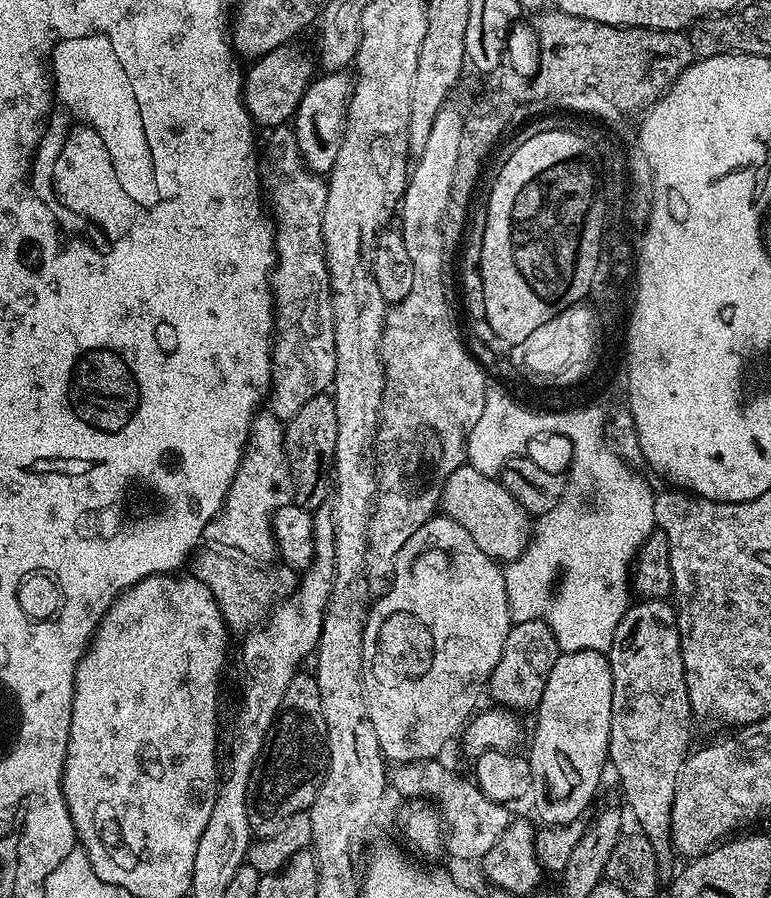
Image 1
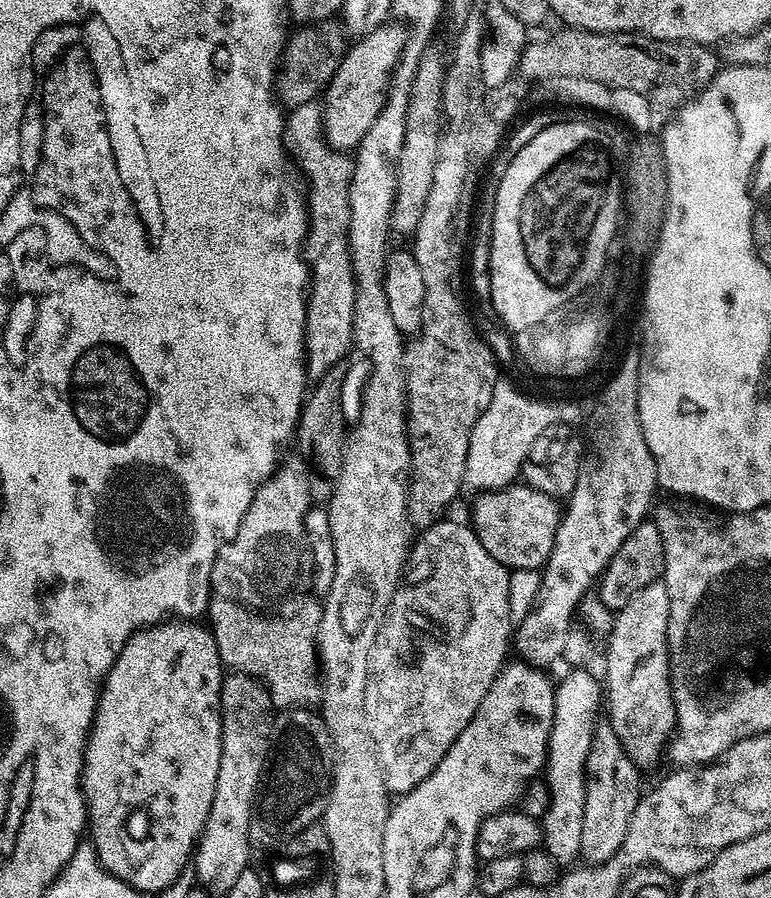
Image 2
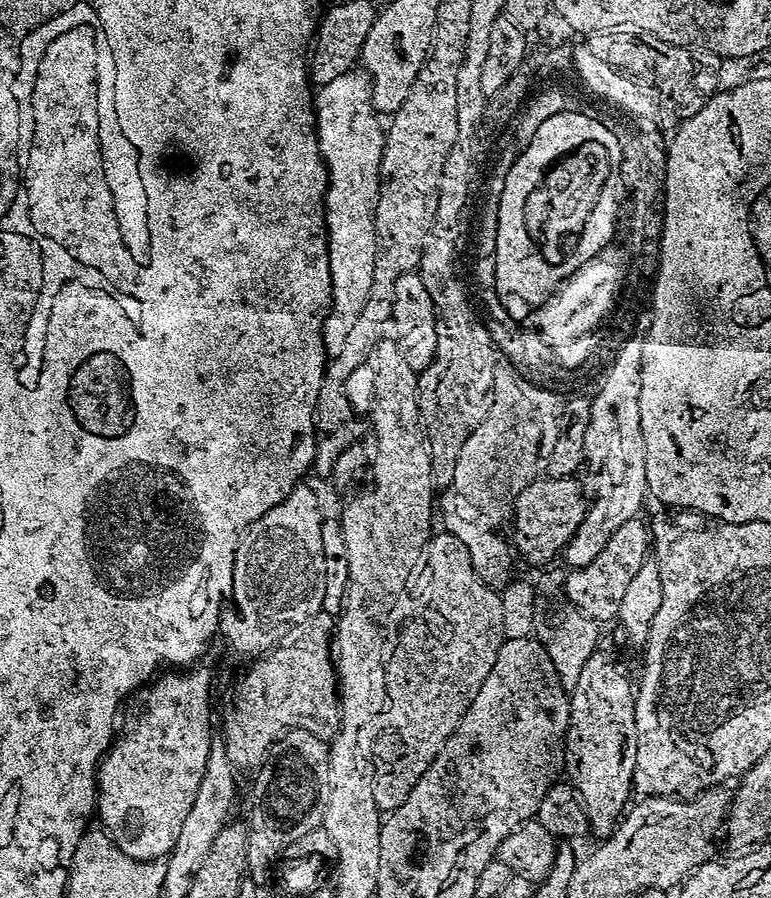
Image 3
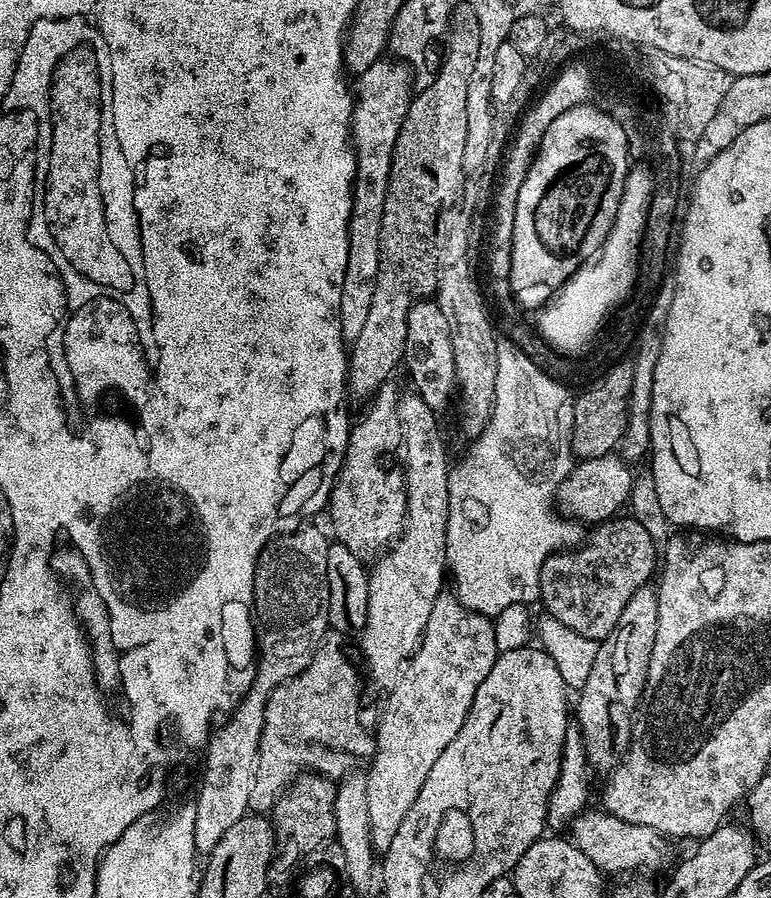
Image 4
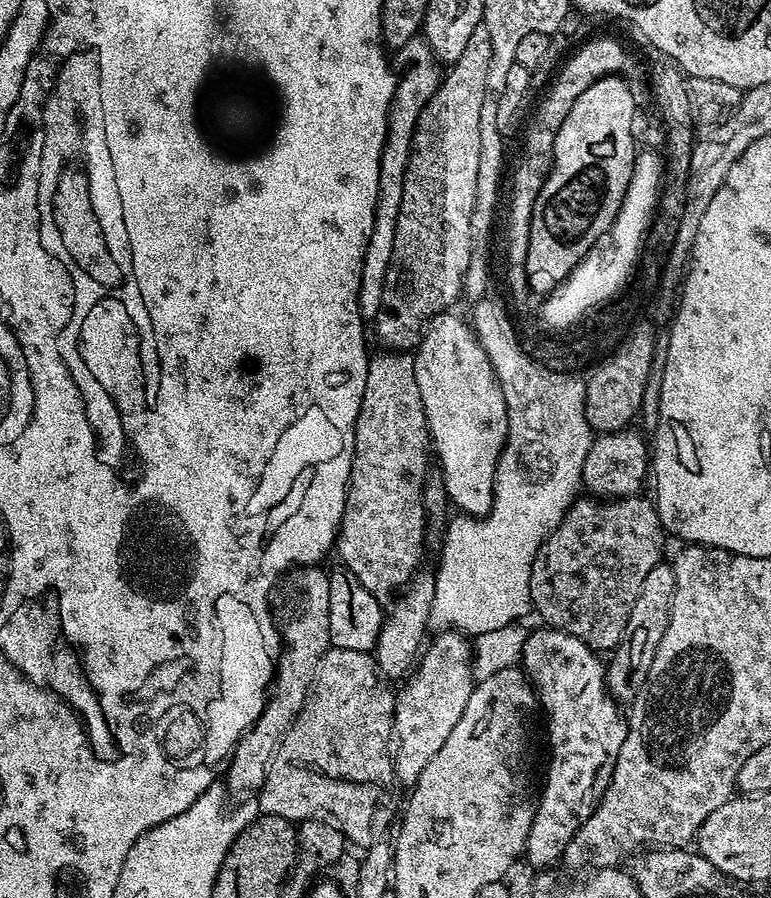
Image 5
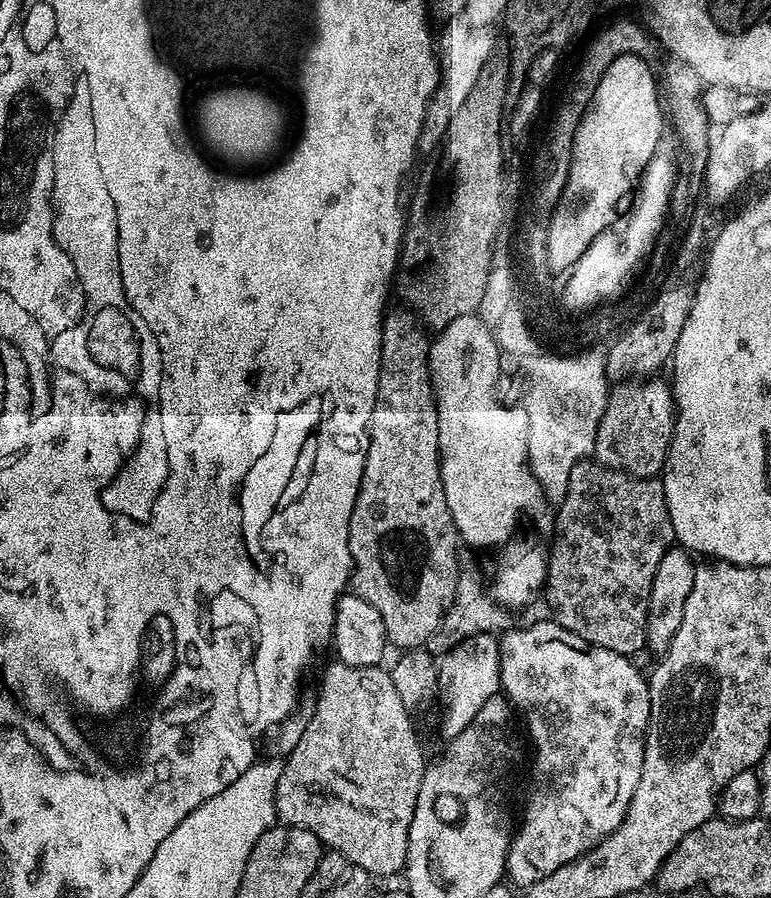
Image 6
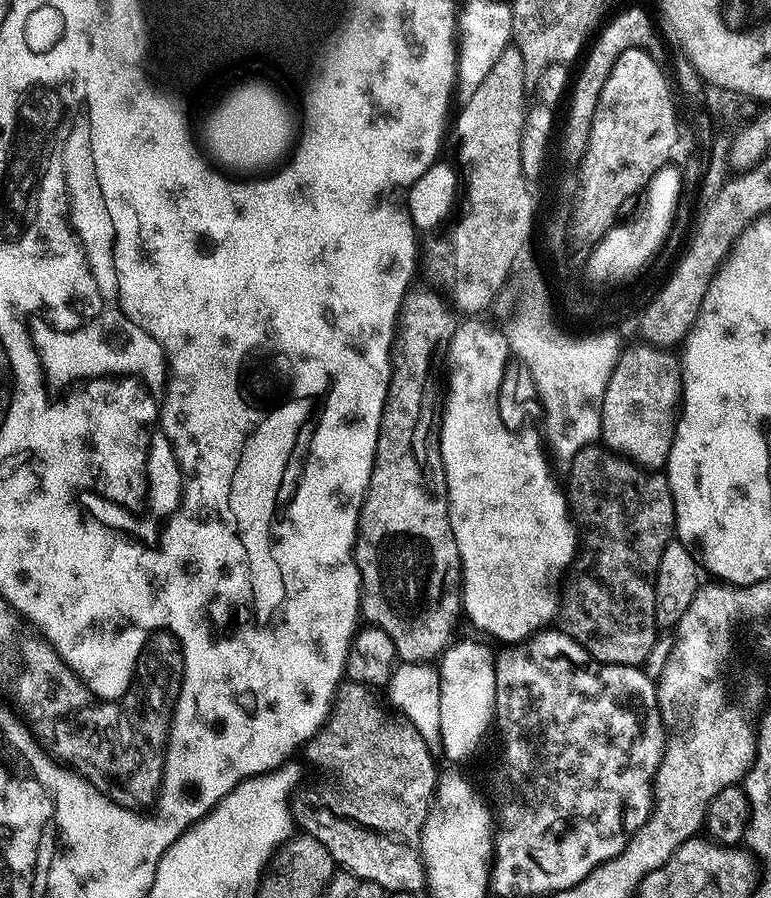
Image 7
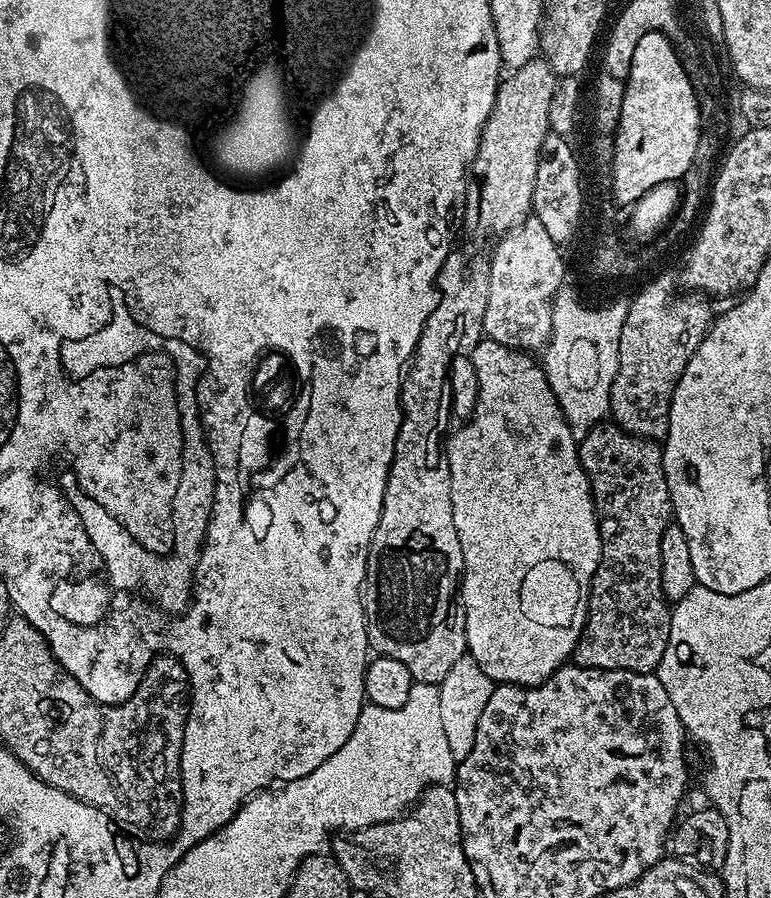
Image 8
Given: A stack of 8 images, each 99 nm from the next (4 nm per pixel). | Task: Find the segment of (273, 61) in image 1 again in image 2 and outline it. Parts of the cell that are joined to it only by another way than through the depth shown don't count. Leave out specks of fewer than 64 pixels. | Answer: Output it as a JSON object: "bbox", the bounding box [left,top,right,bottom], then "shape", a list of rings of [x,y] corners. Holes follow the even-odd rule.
{"bbox":[276,19,350,110],"shape":[[[339,19],[313,20],[310,26],[300,26],[296,33],[287,37],[284,54],[276,73],[276,99],[285,109],[291,110],[311,104],[328,87],[334,78],[334,70],[342,62],[350,47],[349,37]]]}

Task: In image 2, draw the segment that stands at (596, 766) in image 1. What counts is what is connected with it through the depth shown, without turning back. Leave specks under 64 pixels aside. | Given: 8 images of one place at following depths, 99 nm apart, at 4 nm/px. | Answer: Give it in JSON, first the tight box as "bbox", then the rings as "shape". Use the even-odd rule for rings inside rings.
{"bbox":[542,670,602,866],"shape":[[[568,670],[560,684],[558,680],[555,685],[554,726],[550,730],[548,763],[542,773],[548,786],[548,808],[542,817],[542,848],[561,866],[575,865],[581,859],[582,810],[586,810],[584,767],[596,733],[596,715],[602,712],[602,684],[597,677],[596,680],[588,670]]]}

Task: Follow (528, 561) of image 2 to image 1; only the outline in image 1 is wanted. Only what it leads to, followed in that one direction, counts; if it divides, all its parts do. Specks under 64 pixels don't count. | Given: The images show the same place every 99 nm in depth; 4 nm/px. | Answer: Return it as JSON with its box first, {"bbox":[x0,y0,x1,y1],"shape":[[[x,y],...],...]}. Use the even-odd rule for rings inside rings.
{"bbox":[440,462,533,562],"shape":[[[470,462],[458,466],[458,470],[454,470],[454,474],[446,482],[440,499],[440,508],[443,515],[448,516],[454,522],[458,522],[458,526],[462,526],[468,531],[470,538],[474,538],[474,542],[478,542],[478,550],[482,550],[482,554],[486,554],[490,559],[497,562],[509,562],[518,559],[527,550],[529,541],[533,539],[533,517],[516,501],[514,494],[510,494],[510,490],[504,488],[497,477],[487,476],[474,470],[474,466]]]}

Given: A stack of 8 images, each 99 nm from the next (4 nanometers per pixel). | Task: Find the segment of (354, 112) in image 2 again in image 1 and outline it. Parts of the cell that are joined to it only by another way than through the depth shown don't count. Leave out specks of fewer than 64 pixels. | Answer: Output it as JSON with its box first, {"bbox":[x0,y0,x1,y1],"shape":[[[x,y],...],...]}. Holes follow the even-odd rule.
{"bbox":[294,71,354,174],"shape":[[[347,71],[324,72],[309,84],[294,117],[298,148],[312,172],[327,174],[338,162],[338,150],[342,150],[344,126],[348,122],[348,103],[352,101],[354,80]]]}

